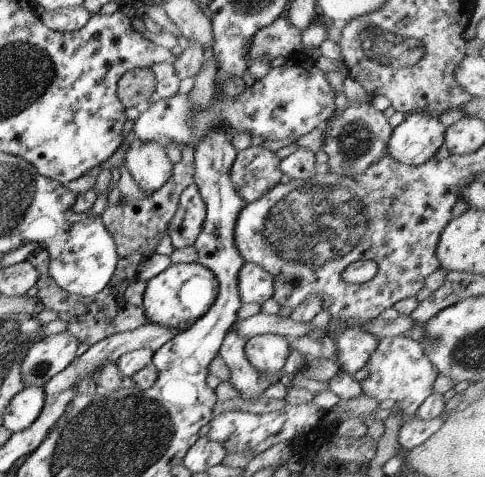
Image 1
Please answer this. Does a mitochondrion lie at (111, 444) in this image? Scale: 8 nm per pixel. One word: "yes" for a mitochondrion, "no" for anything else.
yes

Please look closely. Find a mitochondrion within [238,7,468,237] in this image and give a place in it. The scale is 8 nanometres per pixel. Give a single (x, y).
(373, 42)

